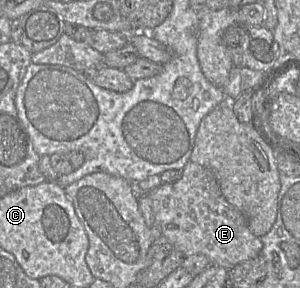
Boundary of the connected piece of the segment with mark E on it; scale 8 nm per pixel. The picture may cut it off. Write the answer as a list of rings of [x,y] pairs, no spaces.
[[[189,161],[179,180],[161,184],[149,197],[161,234],[185,257],[203,254],[210,264],[231,270],[261,254],[260,238],[252,233],[245,216],[223,196],[215,175],[208,168]]]

